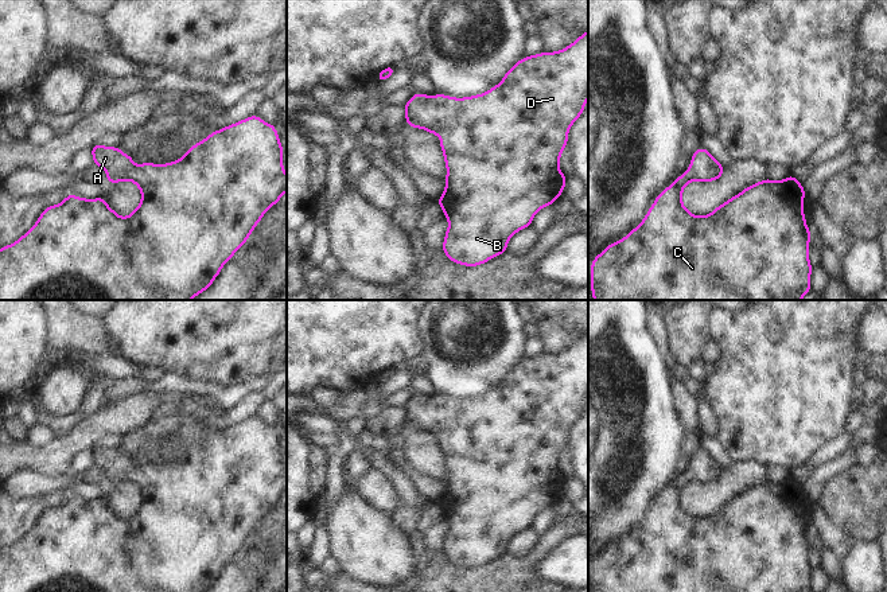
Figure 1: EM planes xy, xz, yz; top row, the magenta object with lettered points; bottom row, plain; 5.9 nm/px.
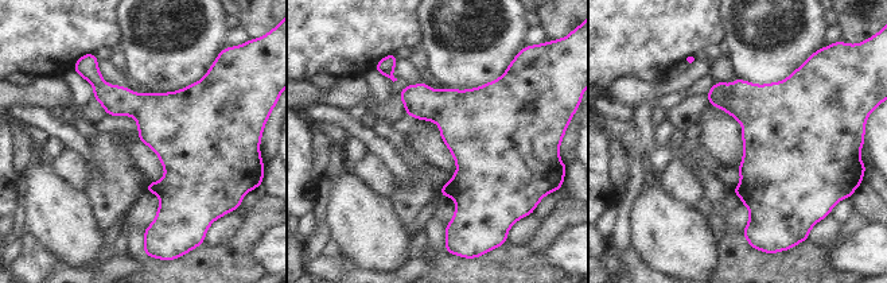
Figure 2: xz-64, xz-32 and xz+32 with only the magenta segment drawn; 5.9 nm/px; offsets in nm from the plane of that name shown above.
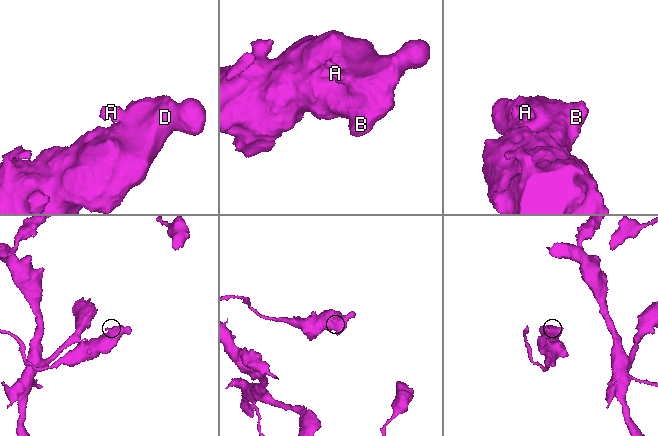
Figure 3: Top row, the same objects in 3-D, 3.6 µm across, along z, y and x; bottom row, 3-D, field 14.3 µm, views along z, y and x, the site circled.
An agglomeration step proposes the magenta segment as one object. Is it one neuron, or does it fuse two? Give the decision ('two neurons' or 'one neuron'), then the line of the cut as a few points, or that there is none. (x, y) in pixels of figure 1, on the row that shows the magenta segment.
one neuron; no cut

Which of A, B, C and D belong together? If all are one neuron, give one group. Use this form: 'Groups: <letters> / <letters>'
Groups: A B C D.

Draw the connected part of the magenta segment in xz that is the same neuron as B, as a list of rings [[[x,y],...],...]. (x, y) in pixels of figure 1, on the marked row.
[[[588,30],[557,52],[522,58],[495,87],[483,94],[454,98],[436,93],[432,98],[416,93],[411,97],[404,105],[406,125],[421,128],[441,139],[447,188],[437,203],[450,222],[443,253],[451,261],[476,266],[507,252],[507,241],[513,234],[530,226],[534,214],[551,206],[563,194],[567,176],[559,170],[559,159],[568,143],[568,131],[584,112],[587,100]]]

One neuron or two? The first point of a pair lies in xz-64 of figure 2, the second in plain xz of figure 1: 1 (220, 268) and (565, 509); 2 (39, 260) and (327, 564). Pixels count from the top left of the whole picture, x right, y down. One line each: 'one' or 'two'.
1: two
2: two

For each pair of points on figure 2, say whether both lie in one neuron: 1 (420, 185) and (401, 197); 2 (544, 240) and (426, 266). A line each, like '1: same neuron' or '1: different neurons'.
1: same neuron
2: different neurons

